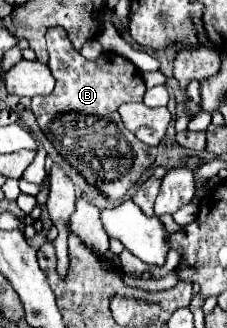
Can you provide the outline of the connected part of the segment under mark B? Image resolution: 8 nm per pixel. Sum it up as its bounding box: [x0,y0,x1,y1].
[30,28,156,200]

